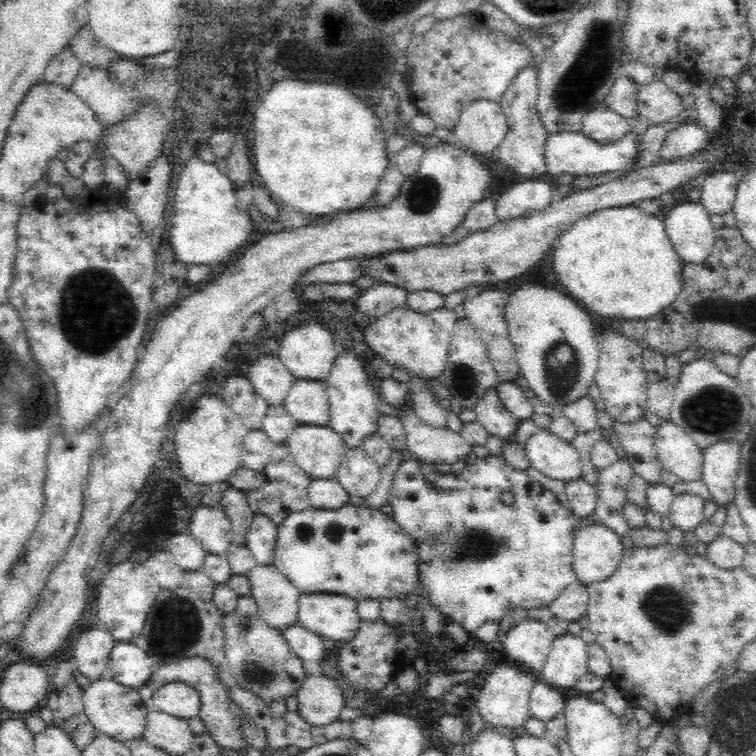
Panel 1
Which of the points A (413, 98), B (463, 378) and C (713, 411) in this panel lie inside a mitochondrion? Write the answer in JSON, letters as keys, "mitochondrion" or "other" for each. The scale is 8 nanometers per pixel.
{"A":"other","B":"mitochondrion","C":"mitochondrion"}

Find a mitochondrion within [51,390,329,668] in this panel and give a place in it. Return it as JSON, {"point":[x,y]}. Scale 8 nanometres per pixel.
{"point":[173,630]}

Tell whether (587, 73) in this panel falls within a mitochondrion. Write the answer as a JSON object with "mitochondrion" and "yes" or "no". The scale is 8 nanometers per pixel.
{"mitochondrion":"yes"}

